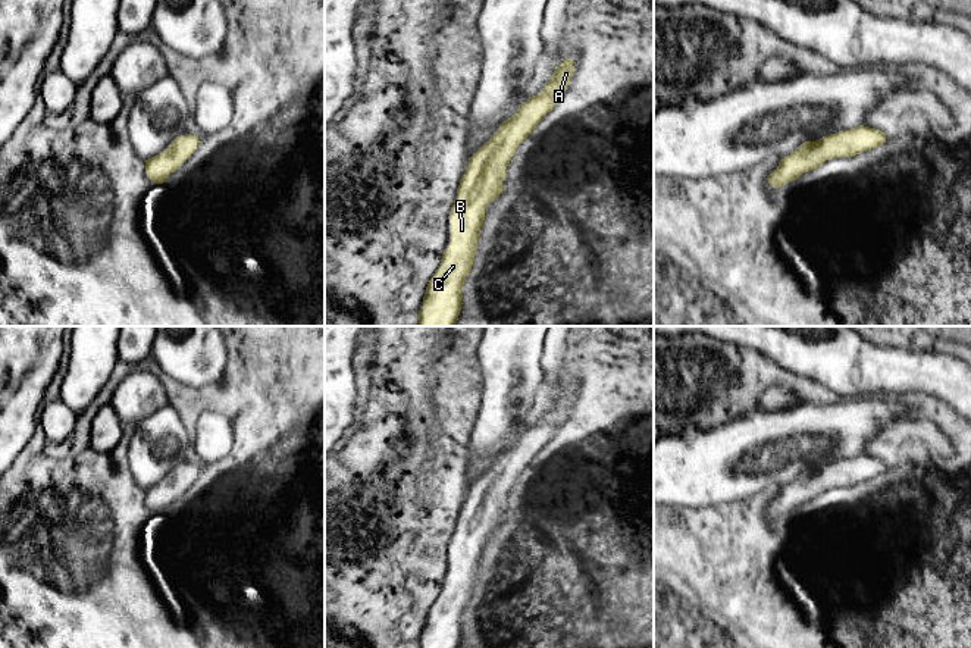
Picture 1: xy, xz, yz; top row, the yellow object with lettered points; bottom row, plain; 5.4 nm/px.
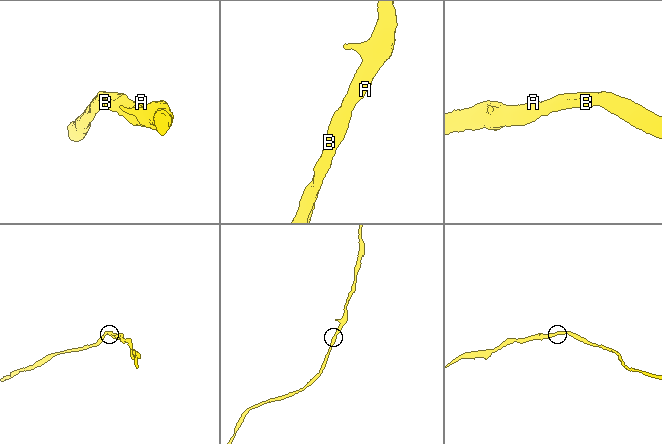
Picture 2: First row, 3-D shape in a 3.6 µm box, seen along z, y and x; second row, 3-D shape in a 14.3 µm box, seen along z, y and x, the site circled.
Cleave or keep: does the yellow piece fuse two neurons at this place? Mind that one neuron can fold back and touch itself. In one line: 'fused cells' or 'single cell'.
single cell

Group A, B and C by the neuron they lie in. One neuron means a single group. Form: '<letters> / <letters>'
A B C

